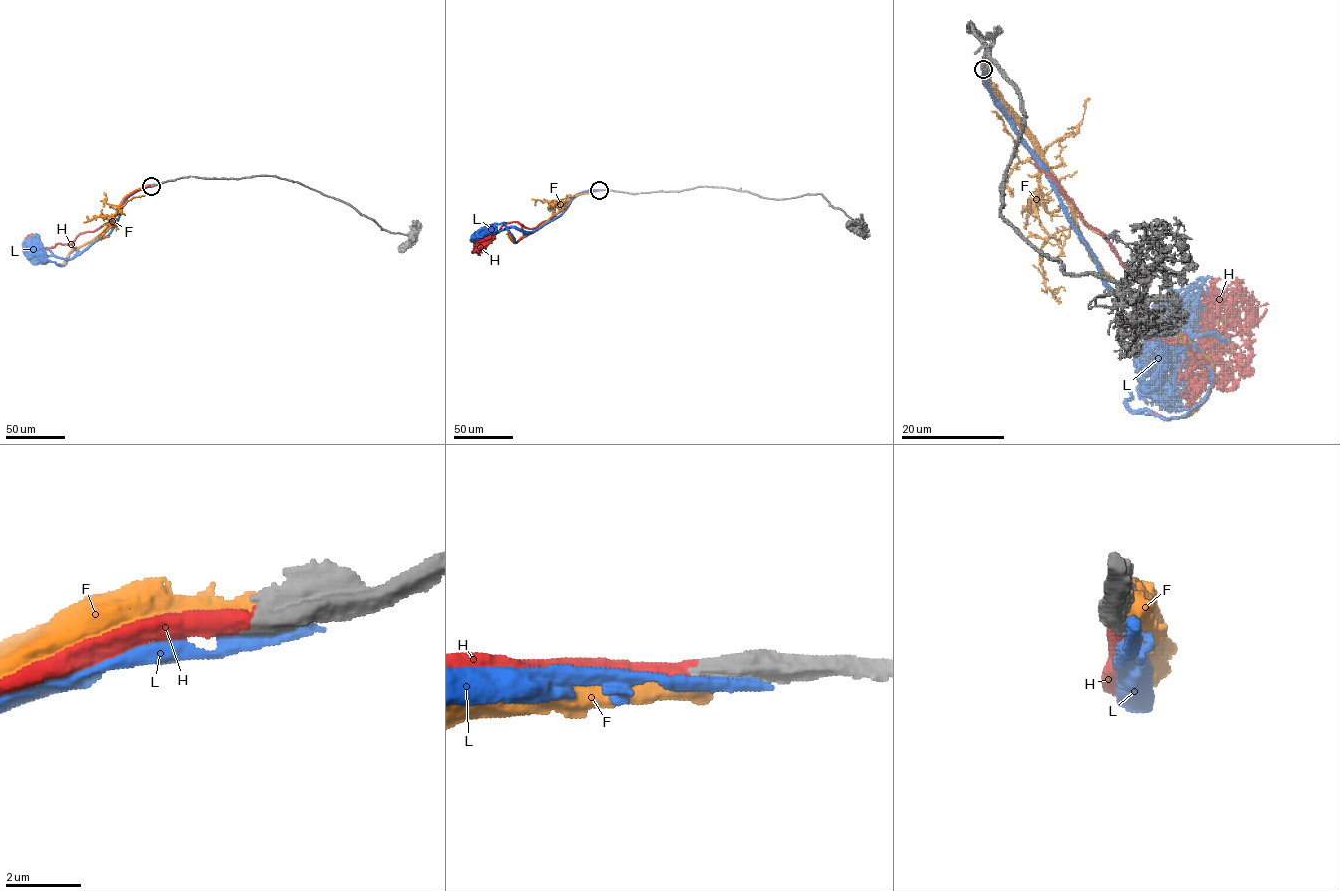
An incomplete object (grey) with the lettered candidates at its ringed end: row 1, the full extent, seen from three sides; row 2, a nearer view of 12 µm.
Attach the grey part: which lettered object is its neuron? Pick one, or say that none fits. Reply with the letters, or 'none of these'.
H

